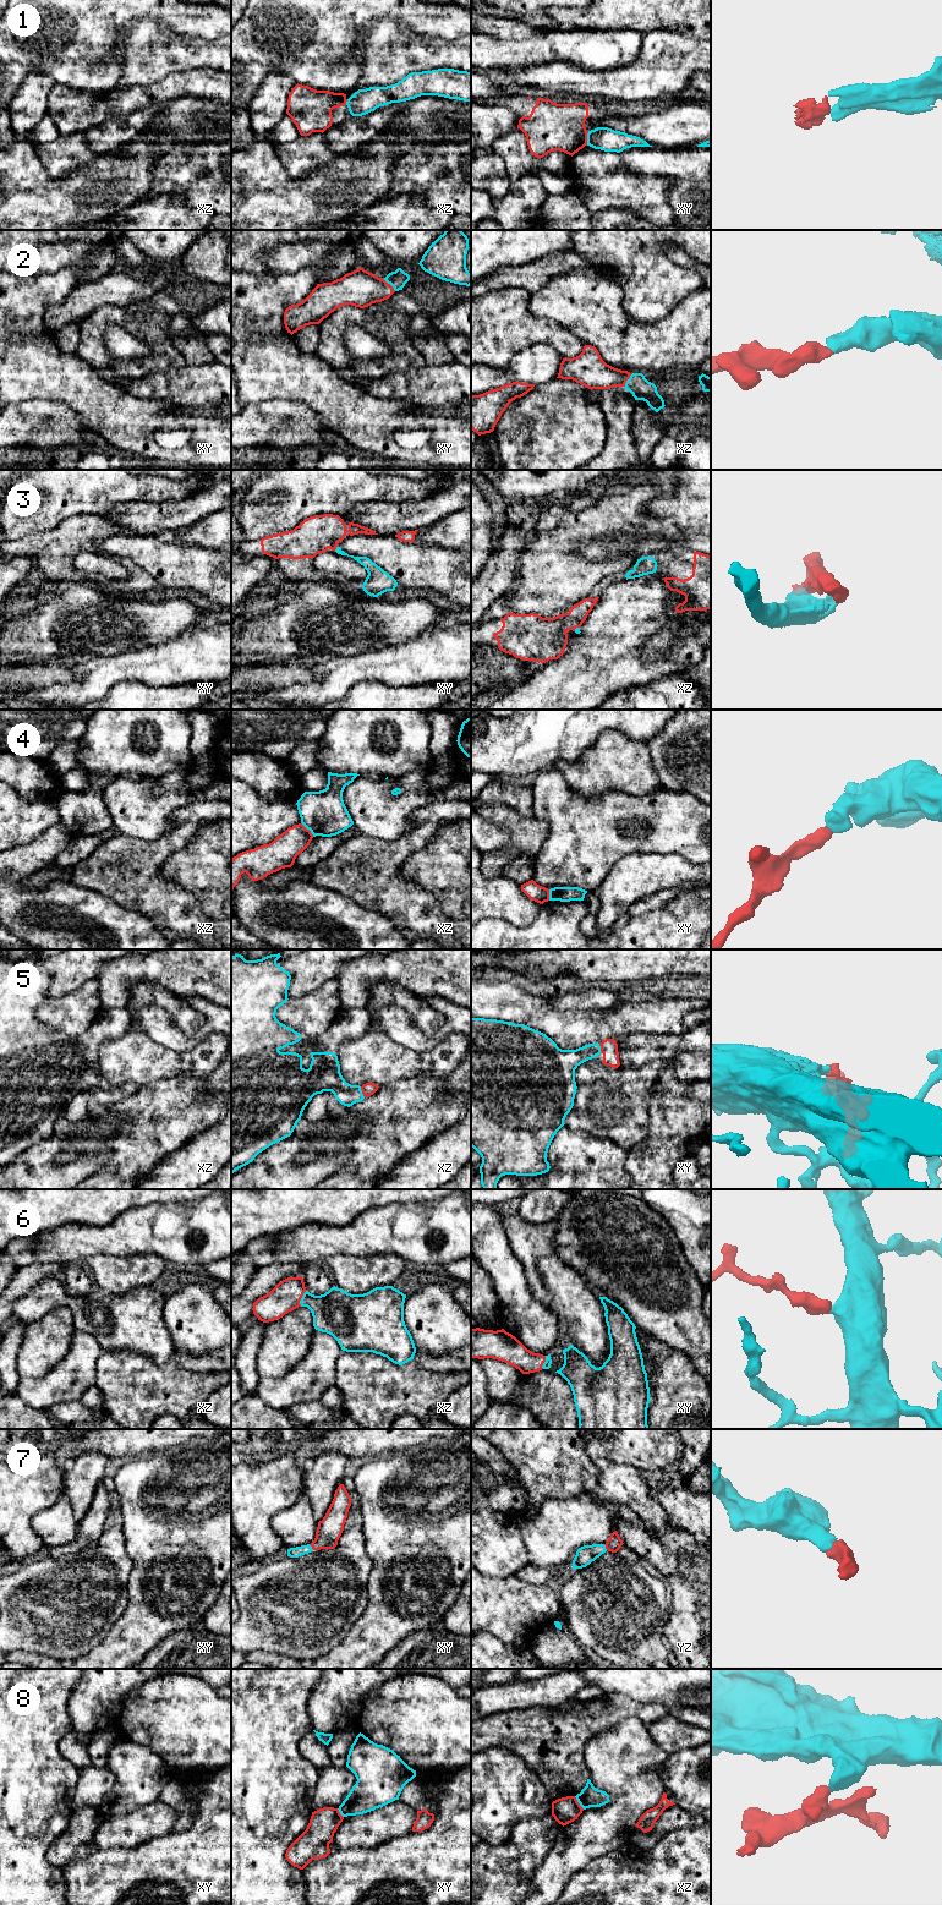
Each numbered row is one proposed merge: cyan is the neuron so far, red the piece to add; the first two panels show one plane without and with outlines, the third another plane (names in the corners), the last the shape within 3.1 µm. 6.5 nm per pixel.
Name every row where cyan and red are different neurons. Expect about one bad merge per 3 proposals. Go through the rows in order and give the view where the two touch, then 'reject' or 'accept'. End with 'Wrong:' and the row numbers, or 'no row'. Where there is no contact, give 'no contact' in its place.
1: contact in xy; accept
2: contact in xz; accept
3: contact in xy; accept
4: contact in xz; reject
5: contact in xz; accept
6: contact in xz; accept
7: contact in xy; accept
8: contact in xz; reject
Wrong: 4, 8

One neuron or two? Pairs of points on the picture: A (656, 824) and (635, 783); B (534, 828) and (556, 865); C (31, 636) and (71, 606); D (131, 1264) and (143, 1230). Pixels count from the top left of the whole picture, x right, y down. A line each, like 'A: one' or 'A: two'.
A: two
B: two
C: one
D: two

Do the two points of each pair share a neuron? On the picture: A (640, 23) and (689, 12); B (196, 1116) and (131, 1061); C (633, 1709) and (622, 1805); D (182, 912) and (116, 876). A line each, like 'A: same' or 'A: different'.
A: same
B: different
C: different
D: same

